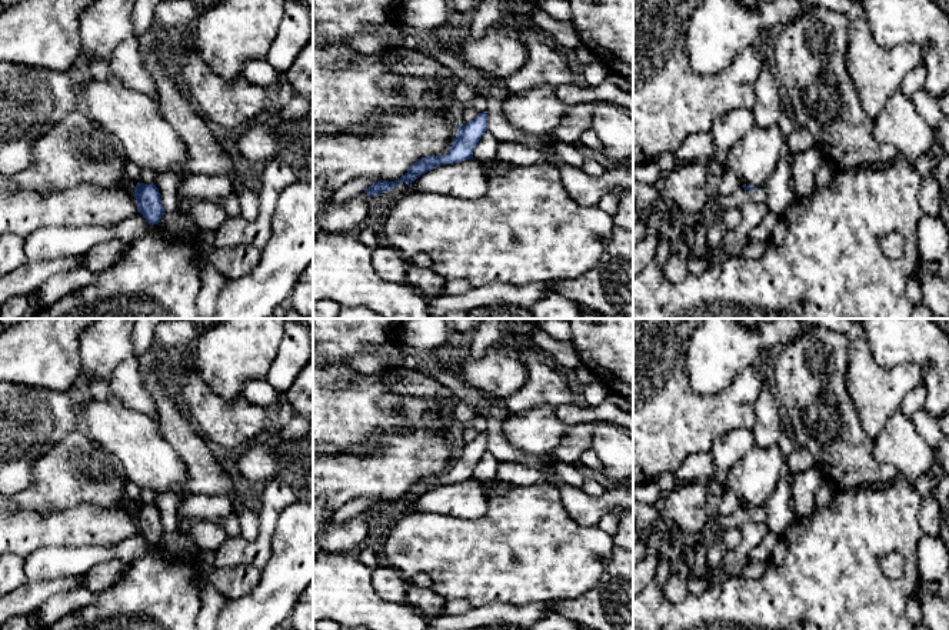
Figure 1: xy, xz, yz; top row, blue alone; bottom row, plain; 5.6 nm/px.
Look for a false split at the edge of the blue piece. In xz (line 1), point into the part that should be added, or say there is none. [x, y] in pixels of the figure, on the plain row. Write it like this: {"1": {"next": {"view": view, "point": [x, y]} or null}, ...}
{"1": {"next": null}}

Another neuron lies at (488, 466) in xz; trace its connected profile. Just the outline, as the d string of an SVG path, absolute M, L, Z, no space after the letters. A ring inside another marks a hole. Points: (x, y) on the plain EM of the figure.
M485 451L477 466L473 470L473 479L483 483L496 479L499 470L499 461L490 451Z

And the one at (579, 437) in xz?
M593 423L567 426L563 441L550 454L560 463L577 464L580 454L592 449L593 437Z

